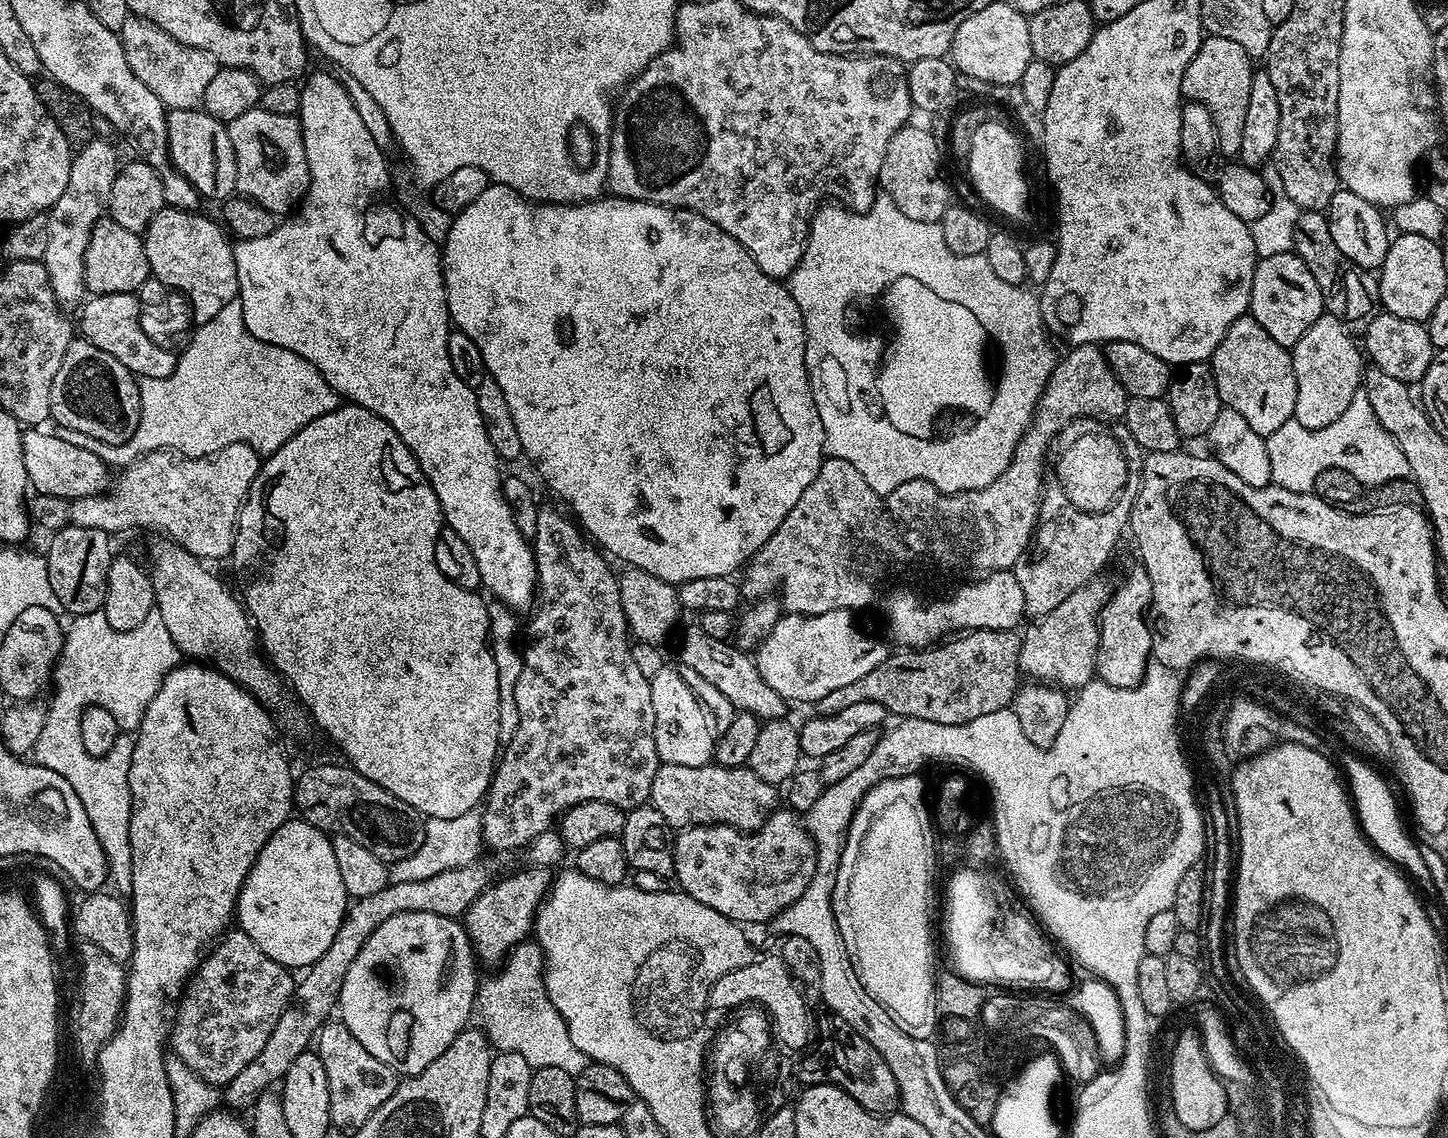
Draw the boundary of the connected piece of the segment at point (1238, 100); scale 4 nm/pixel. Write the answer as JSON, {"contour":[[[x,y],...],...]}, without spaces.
{"contour":[[[1205,35],[1194,58],[1190,58],[1190,66],[1186,66],[1182,74],[1181,97],[1185,101],[1202,102],[1202,106],[1210,110],[1210,118],[1214,118],[1214,126],[1218,130],[1220,154],[1224,158],[1239,157],[1242,150],[1242,133],[1254,71],[1252,64],[1253,57],[1248,56],[1242,46],[1226,38]]]}

